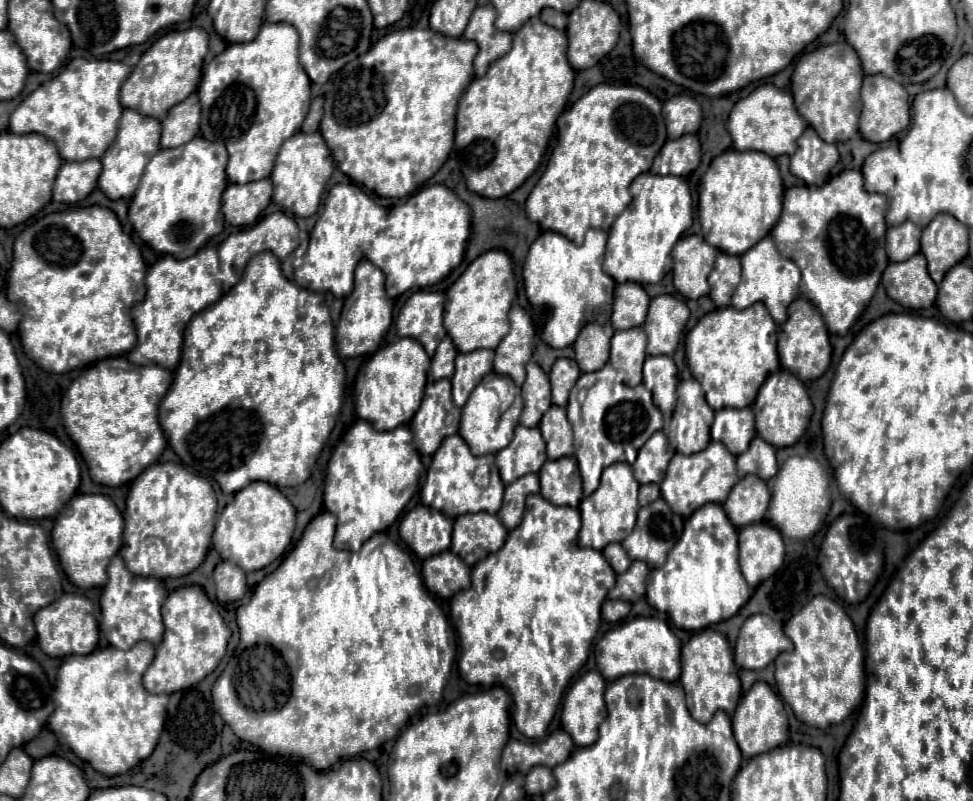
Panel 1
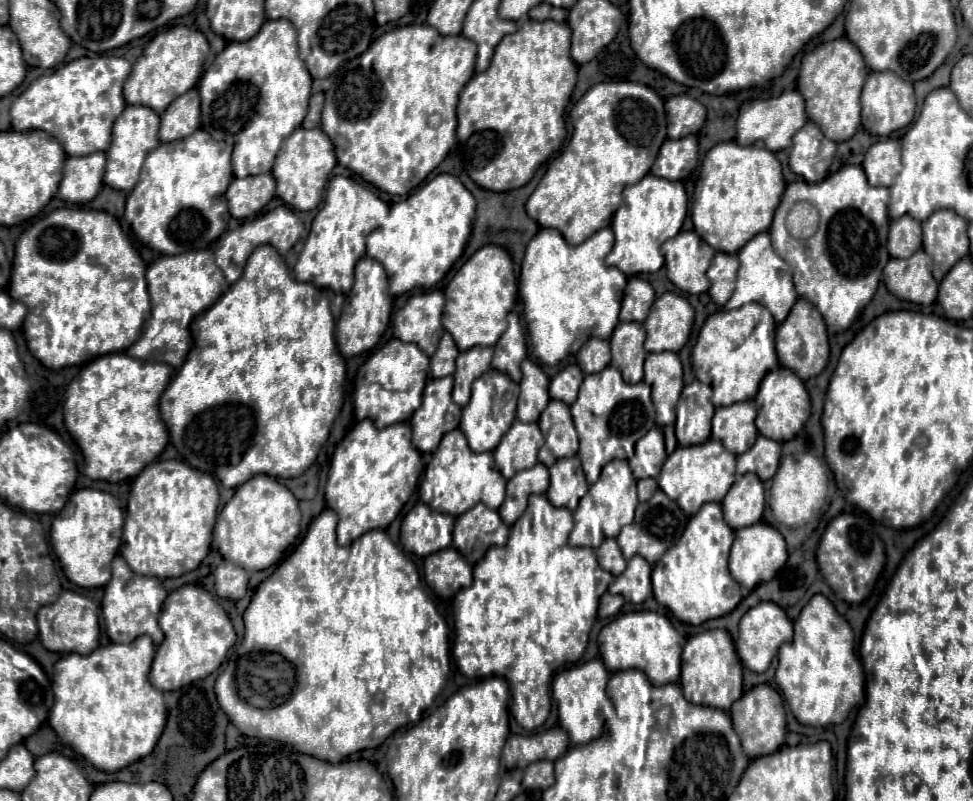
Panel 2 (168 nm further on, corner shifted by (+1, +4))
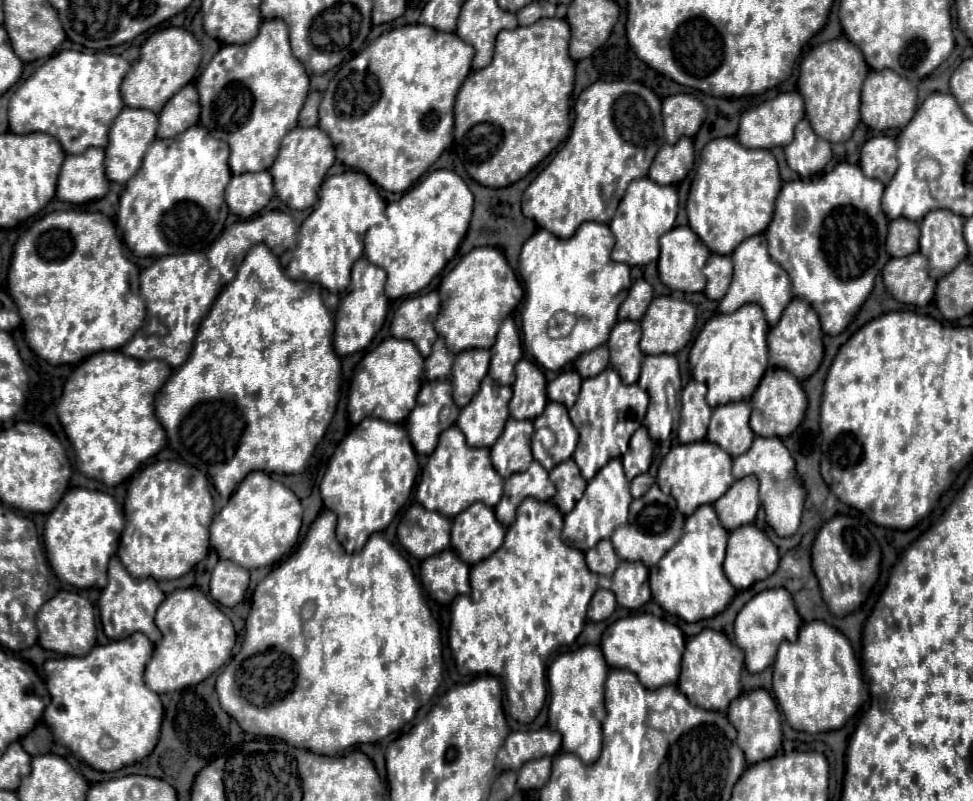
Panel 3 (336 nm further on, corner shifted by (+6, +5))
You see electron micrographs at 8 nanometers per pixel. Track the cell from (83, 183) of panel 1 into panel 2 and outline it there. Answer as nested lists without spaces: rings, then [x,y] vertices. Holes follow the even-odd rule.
[[[102,151],[84,155],[84,157],[68,157],[64,163],[64,177],[60,181],[58,197],[68,203],[88,203],[92,201],[102,189],[102,177],[106,167],[106,155]]]

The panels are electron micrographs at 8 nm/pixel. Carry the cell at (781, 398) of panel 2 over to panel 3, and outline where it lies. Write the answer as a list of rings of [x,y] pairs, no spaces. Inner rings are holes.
[[[767,368],[755,394],[751,396],[751,408],[751,428],[757,436],[785,438],[801,424],[807,410],[807,396],[793,374],[783,368]]]

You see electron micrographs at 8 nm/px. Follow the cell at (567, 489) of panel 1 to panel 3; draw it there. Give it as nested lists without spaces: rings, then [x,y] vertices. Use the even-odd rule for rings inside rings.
[[[571,458],[567,462],[557,464],[553,470],[549,470],[549,478],[553,480],[553,484],[557,488],[557,494],[553,496],[551,502],[563,514],[567,514],[575,506],[575,502],[583,496],[587,482],[583,480],[577,464]]]

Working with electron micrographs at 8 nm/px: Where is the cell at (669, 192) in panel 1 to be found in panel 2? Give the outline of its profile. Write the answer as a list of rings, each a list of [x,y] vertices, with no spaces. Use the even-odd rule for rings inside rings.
[[[648,173],[638,183],[626,187],[622,191],[622,205],[612,221],[616,243],[610,255],[606,257],[606,263],[618,267],[626,275],[656,273],[664,265],[664,255],[660,251],[660,245],[680,231],[686,211],[688,211],[688,197],[680,181],[666,181]]]

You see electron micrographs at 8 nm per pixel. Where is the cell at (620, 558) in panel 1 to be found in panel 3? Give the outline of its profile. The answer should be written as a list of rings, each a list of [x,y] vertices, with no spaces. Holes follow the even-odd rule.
[[[601,540],[595,548],[585,552],[585,560],[591,572],[601,576],[611,576],[615,568],[619,566],[619,556],[613,550],[613,544],[609,540]]]

